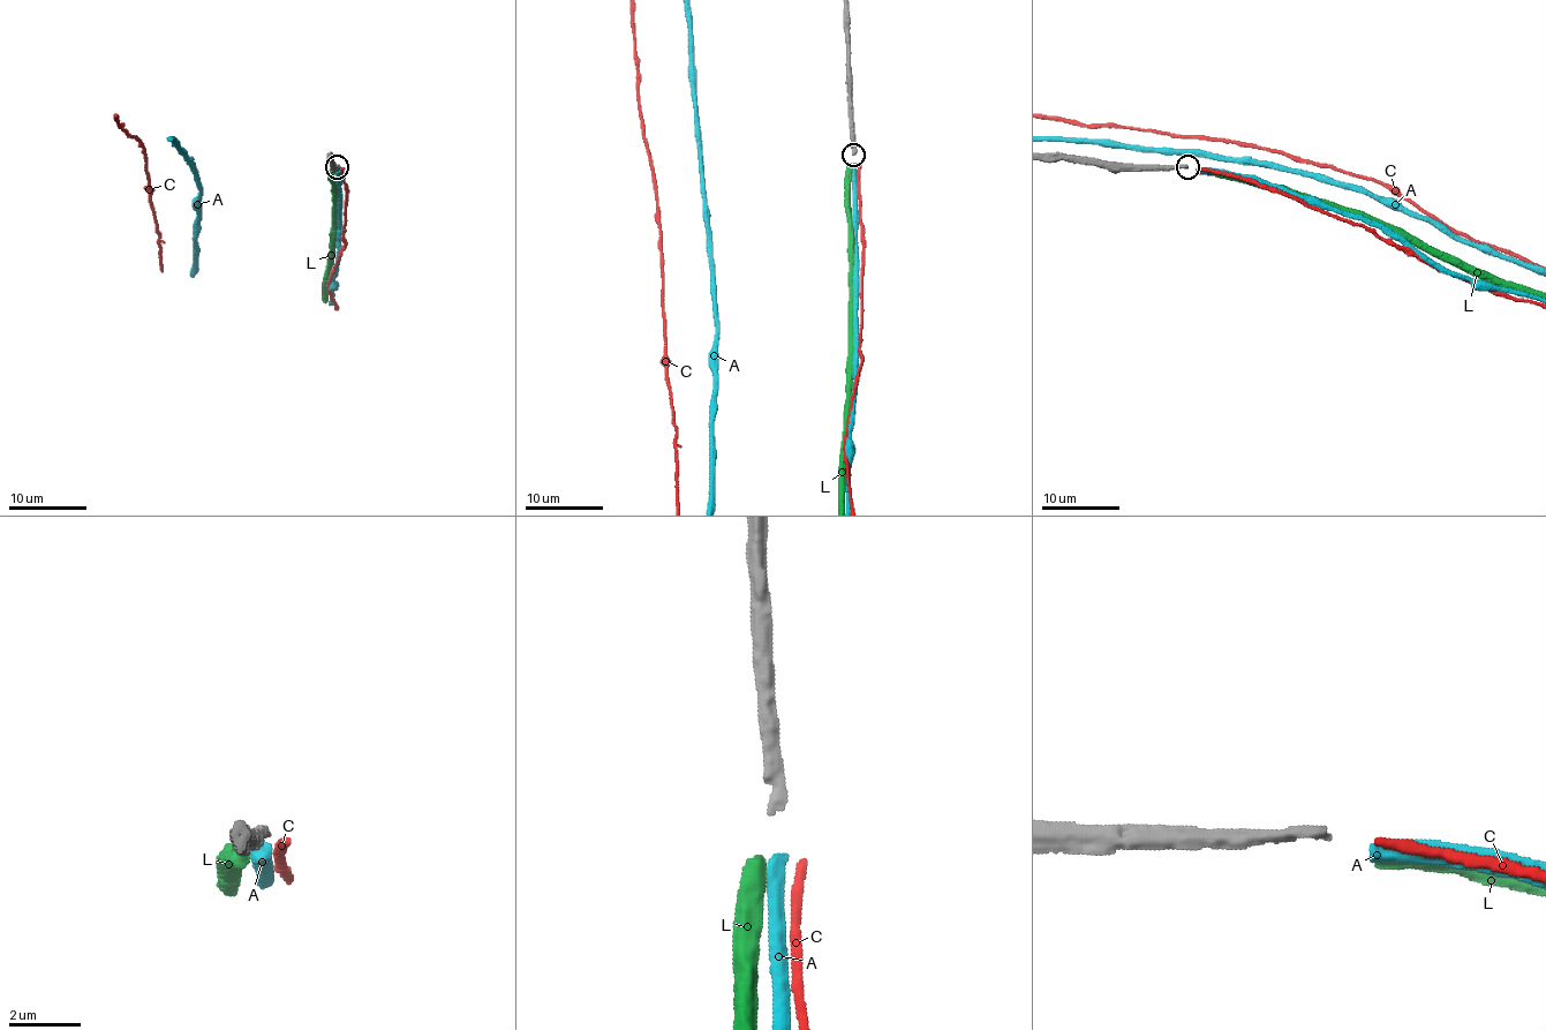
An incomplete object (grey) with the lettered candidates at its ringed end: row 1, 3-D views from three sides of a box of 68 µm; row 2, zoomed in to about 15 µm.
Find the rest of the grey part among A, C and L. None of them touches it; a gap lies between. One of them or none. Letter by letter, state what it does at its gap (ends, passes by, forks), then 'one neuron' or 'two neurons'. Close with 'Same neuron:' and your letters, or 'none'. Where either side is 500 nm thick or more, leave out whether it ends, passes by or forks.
A: it ends there; one neuron
C: it ends there; two neurons
L: two neurons
Same neuron: A

